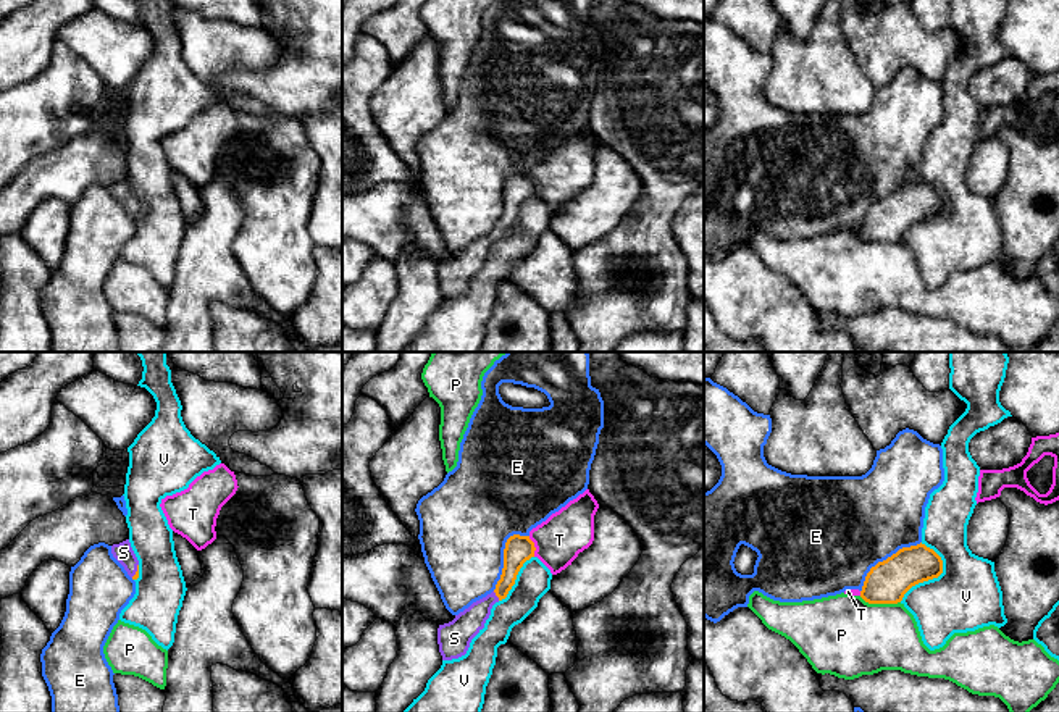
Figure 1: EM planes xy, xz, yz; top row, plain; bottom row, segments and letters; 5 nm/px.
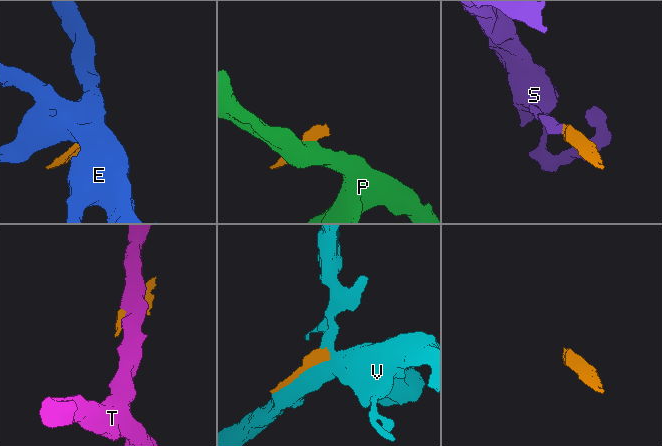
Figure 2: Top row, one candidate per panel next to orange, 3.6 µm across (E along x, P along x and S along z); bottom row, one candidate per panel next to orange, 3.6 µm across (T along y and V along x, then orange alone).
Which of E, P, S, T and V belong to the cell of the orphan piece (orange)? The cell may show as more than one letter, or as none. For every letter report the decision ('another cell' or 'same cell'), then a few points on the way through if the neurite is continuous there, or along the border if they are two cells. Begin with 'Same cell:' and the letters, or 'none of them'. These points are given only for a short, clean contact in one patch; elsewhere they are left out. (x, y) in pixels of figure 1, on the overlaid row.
Same cell: S
E: another cell
P: another cell; border yz (859, 596), (869, 603), (899, 603)
S: same cell; way xz (517, 551), (509, 577), (496, 594), (465, 625)
T: another cell
V: another cell

